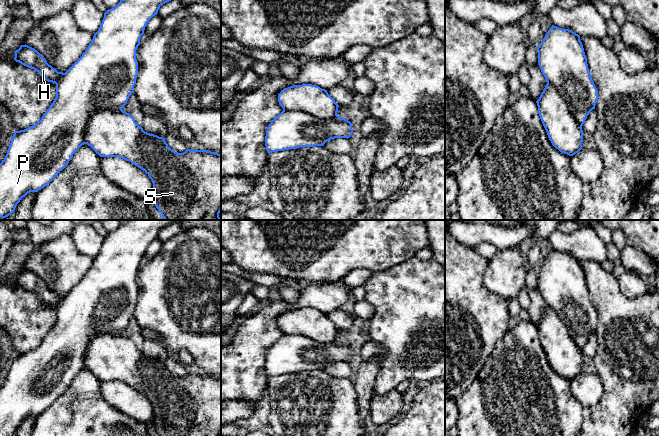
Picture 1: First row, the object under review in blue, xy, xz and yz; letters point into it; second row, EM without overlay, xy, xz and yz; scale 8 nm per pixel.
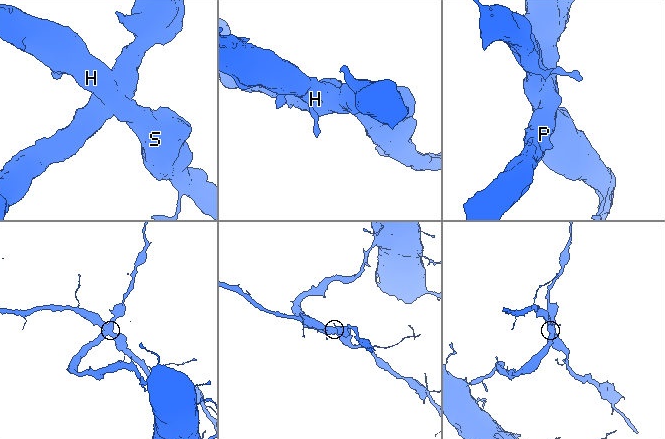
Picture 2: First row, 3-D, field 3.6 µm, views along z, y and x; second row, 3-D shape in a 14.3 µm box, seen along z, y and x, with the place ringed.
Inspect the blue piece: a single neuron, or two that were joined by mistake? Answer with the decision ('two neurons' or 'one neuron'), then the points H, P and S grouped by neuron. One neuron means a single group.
two neurons; groups H S / P

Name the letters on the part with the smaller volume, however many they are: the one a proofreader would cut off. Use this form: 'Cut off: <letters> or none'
Cut off: H, S

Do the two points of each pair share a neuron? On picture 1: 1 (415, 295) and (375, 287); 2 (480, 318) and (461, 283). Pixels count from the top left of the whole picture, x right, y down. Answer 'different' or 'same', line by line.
1: same
2: same

